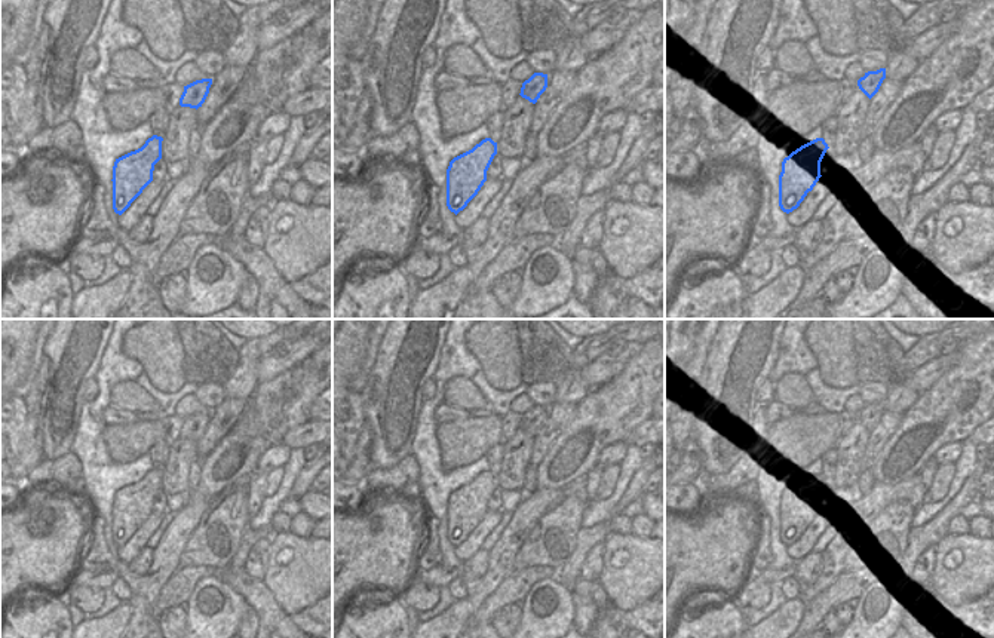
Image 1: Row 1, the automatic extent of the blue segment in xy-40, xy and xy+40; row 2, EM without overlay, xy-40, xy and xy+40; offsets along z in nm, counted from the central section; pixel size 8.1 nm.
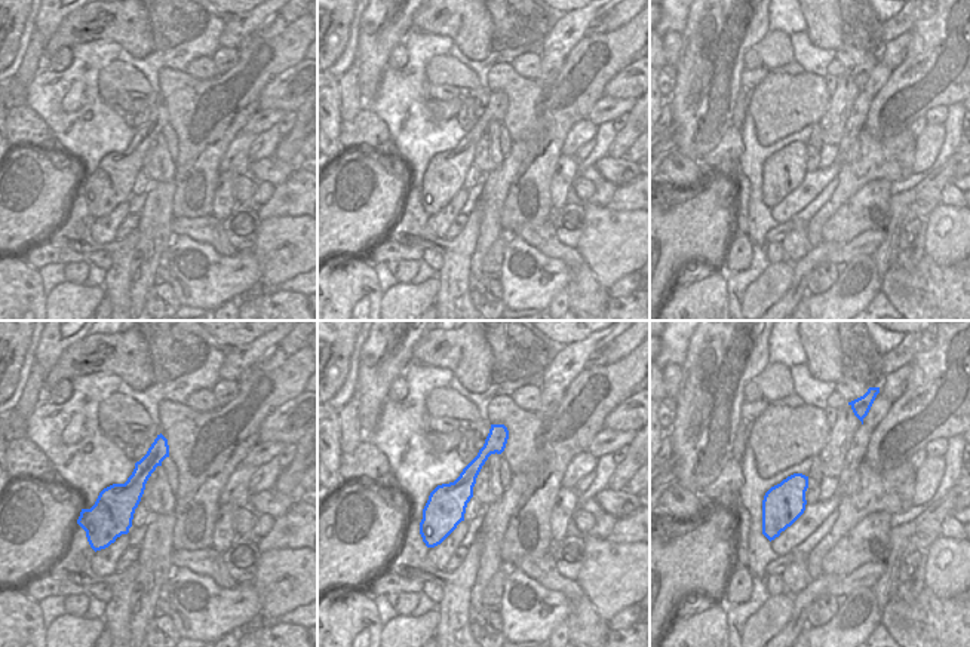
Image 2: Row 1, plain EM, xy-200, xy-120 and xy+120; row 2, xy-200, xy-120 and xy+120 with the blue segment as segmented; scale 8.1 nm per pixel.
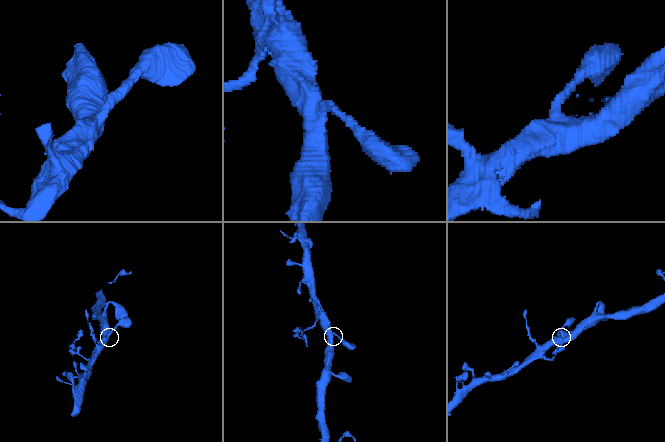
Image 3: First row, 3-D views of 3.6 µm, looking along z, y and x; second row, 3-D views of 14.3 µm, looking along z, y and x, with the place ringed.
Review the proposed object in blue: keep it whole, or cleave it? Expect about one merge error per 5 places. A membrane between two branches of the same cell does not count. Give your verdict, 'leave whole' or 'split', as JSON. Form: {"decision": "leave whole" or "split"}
{"decision": "leave whole"}

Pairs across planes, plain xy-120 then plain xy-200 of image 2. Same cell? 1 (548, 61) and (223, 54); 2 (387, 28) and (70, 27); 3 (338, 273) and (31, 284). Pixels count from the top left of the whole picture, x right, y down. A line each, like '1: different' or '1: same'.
1: same
2: different
3: same

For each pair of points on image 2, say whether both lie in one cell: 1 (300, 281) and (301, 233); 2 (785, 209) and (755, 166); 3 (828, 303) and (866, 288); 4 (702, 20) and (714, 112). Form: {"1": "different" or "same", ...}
{"1": "different", "2": "different", "3": "same", "4": "same"}

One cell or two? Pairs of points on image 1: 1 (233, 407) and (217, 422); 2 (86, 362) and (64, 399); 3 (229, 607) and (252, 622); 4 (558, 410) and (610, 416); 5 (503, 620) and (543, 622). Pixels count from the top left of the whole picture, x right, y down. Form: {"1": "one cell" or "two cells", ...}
{"1": "one cell", "2": "one cell", "3": "two cells", "4": "two cells", "5": "two cells"}

